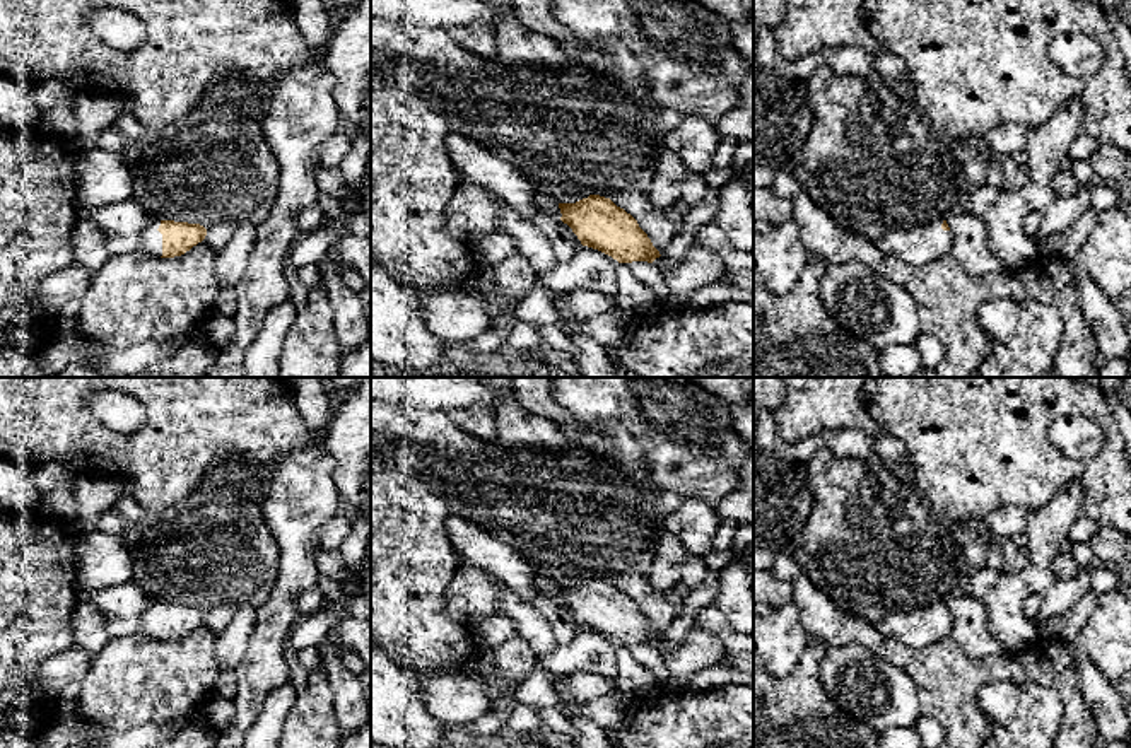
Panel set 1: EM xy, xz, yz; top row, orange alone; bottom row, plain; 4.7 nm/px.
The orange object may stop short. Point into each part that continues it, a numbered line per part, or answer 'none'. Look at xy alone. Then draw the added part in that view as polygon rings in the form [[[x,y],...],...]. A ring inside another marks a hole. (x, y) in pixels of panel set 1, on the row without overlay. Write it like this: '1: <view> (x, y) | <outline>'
1: xy (151, 622) | [[[154,601],[140,617],[140,634],[150,639],[162,639],[162,617],[157,613],[161,601]]]

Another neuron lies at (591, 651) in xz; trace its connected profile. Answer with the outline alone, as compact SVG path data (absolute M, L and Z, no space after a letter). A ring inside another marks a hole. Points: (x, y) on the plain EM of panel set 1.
M583 628L574 640L557 646L550 654L535 656L535 661L554 676L559 676L564 671L588 669L617 681L617 649L618 644L612 639Z

